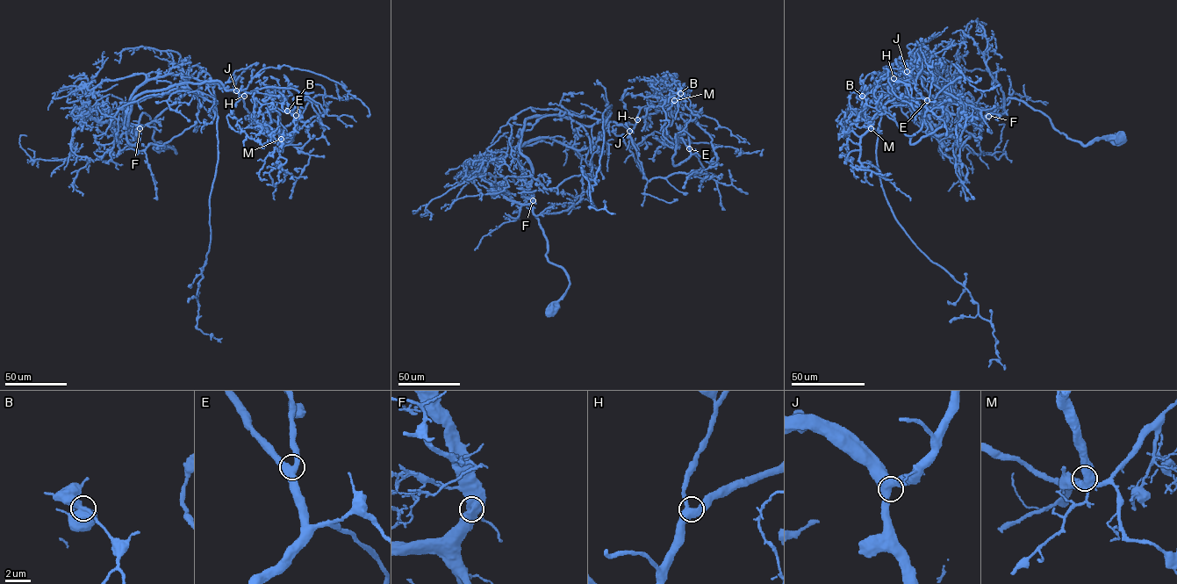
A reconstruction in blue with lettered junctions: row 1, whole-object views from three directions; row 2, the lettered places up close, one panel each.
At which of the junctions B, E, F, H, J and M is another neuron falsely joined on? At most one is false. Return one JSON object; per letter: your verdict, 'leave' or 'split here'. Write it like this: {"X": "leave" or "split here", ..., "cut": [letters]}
{"B": "split here", "E": "leave", "F": "leave", "H": "leave", "J": "leave", "M": "leave", "cut": ["B"]}

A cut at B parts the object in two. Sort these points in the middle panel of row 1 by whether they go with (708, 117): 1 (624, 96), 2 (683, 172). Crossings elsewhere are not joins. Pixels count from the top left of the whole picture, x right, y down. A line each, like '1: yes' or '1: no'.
1: yes
2: yes

